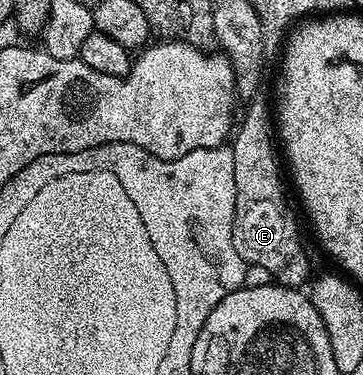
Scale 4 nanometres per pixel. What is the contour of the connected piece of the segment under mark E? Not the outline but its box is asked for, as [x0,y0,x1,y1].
[230,96,313,288]

